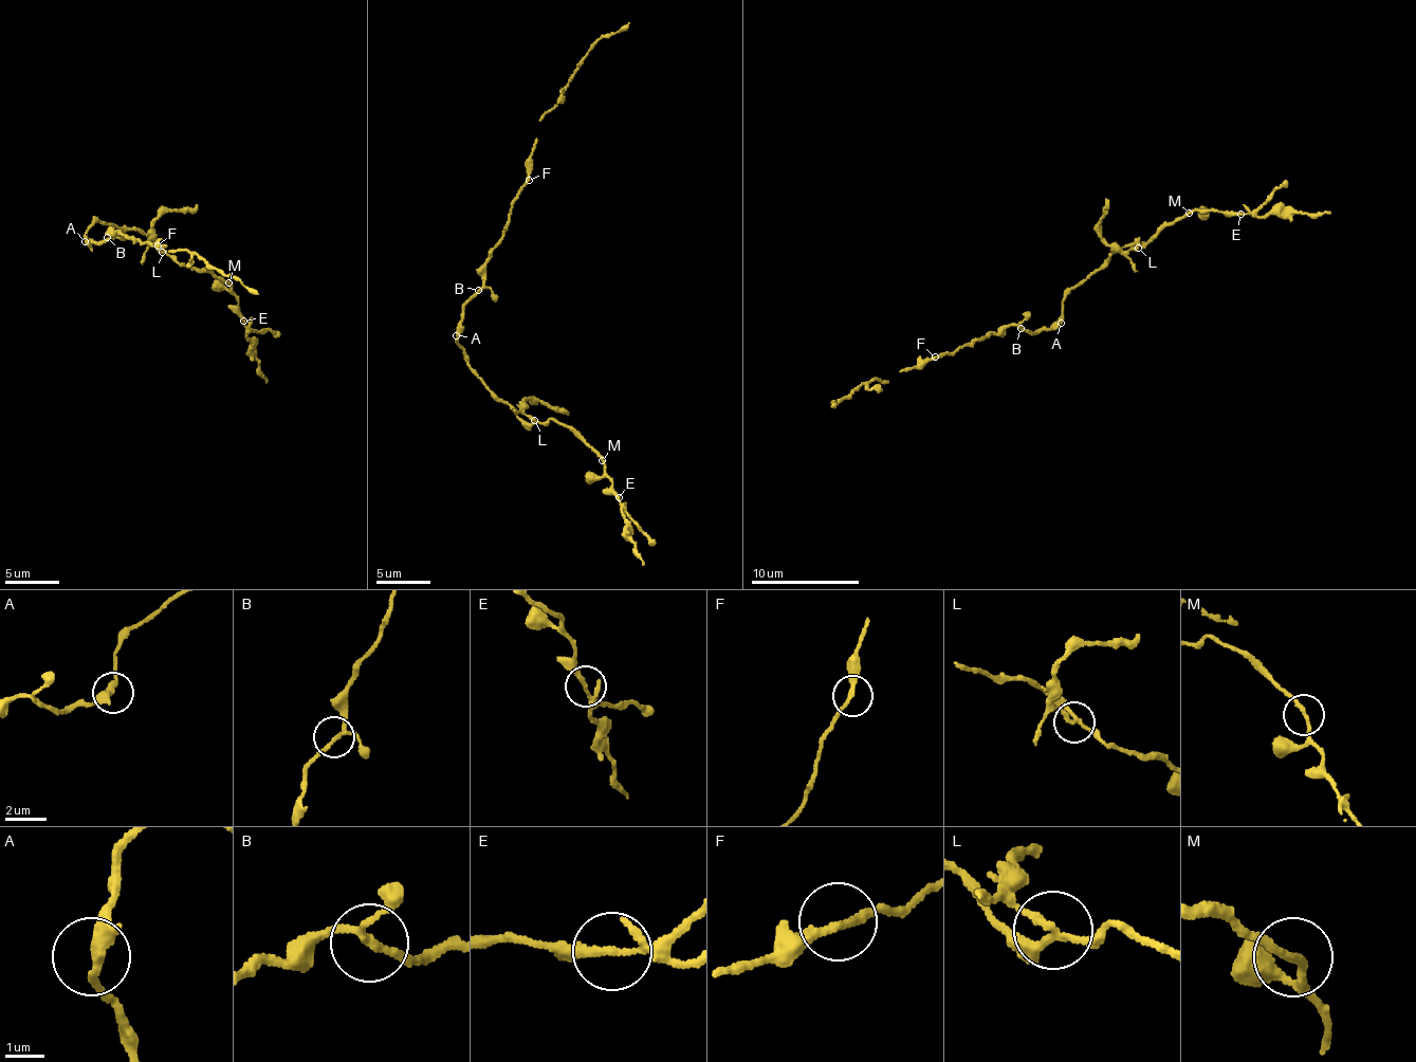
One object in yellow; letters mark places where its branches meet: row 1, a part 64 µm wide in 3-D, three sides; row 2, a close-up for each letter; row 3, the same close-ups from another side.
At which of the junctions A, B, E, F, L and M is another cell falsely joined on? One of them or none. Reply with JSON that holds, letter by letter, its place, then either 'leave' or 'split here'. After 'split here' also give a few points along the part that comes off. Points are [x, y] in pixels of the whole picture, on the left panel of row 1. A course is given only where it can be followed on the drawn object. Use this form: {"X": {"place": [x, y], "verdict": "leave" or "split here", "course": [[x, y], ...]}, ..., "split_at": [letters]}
{"A": {"place": [85, 241], "verdict": "leave"}, "B": {"place": [107, 237], "verdict": "leave"}, "E": {"place": [243, 321], "verdict": "leave"}, "F": {"place": [158, 245], "verdict": "leave"}, "L": {"place": [162, 252], "verdict": "split here", "course": [[162, 253], [151, 238], [157, 218], [168, 212], [198, 207]]}, "M": {"place": [228, 282], "verdict": "leave"}, "split_at": ["L"]}

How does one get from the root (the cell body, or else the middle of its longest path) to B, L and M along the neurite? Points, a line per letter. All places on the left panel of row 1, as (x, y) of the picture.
B: (87, 237), (87, 242), (98, 242), (107, 237)
L: (87, 237), (85, 235), (87, 225), (97, 220), (118, 229), (135, 226), (162, 253)
M: (87, 237), (85, 235), (87, 225), (97, 220), (118, 229), (135, 226), (169, 257), (228, 282)

